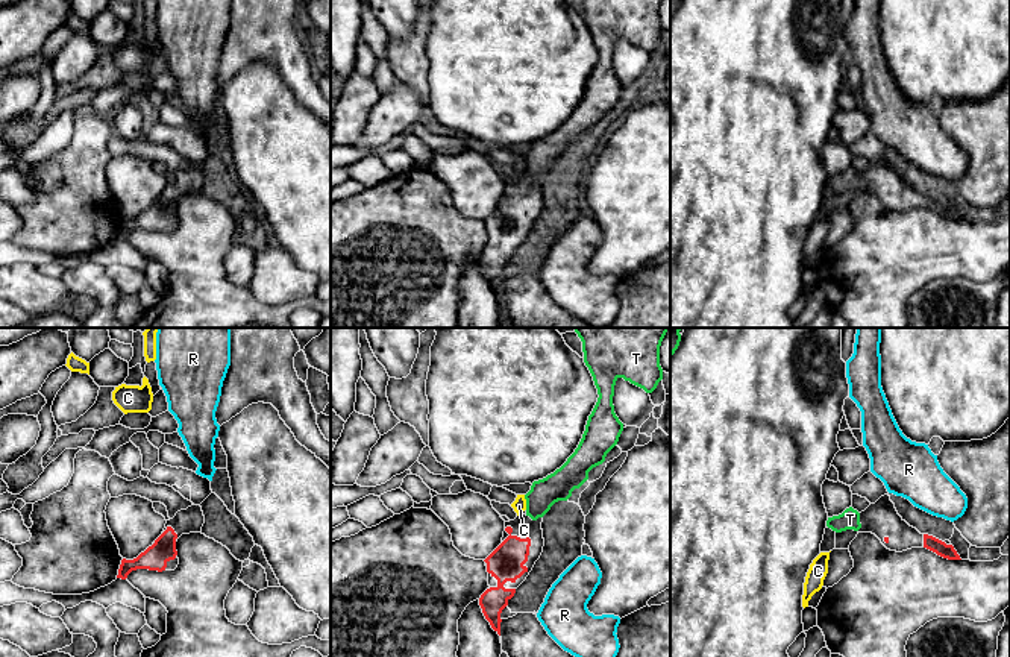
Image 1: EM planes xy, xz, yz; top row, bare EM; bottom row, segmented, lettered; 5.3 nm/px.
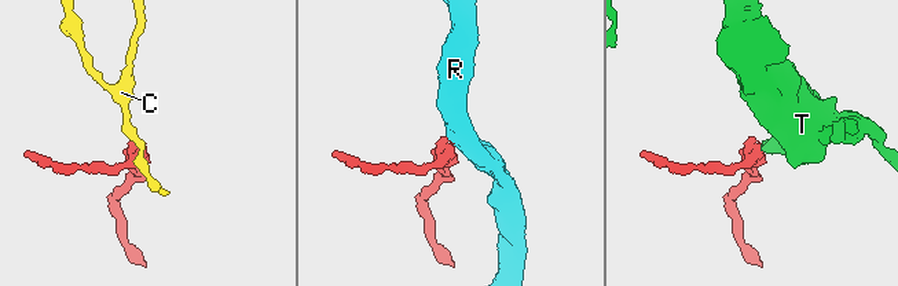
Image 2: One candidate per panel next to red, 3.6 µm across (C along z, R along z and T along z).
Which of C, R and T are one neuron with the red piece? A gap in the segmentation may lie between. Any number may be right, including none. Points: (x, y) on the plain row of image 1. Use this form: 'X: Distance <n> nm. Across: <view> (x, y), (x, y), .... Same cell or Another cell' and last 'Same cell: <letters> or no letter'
C: Distance 80 nm. Across: xz (510, 187), (517, 175). Another cell
R: Distance 110 nm. Across: yz (927, 194), (933, 175). Another cell
T: Distance 100 nm. Across: xz (528, 198), (533, 179). Same cell
Same cell: T

